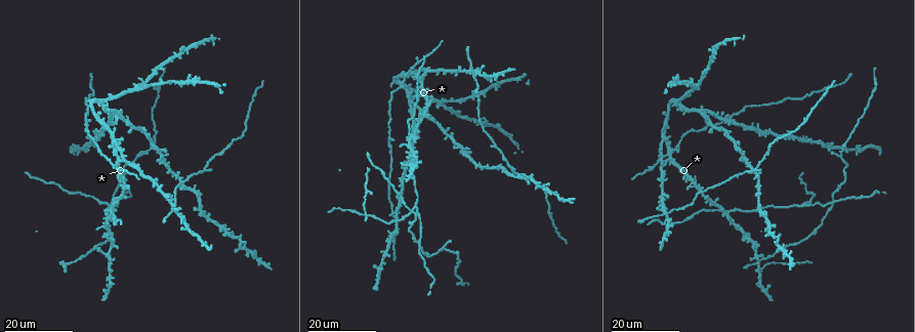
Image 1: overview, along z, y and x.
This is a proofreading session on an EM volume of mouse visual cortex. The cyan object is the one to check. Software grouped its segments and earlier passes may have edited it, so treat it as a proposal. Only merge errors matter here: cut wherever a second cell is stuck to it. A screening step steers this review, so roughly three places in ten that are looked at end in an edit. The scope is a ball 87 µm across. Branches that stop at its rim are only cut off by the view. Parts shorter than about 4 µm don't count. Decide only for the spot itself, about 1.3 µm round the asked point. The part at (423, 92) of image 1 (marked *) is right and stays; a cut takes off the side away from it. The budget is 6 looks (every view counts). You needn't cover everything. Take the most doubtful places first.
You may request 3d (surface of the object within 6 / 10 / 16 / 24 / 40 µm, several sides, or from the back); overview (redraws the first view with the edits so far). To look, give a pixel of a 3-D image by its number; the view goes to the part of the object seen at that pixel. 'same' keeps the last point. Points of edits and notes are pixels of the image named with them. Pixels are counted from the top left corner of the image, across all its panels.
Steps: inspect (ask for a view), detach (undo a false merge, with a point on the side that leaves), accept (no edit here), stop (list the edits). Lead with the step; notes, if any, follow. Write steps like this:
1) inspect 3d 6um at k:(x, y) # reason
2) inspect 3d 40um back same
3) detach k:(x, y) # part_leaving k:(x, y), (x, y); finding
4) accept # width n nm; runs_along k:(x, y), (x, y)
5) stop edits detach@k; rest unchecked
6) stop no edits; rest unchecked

inspect 3d 24um at 1:(832, 204)

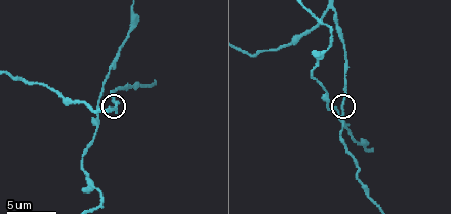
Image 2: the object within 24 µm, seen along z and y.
inspect 3d 10um at 2:(341, 108) # closer look

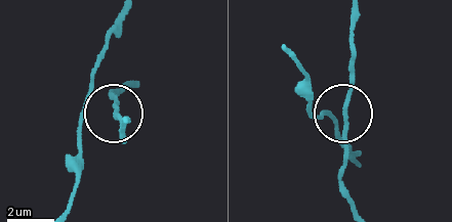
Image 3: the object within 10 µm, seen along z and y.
accept # arms 3; one cell here

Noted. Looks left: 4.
inspect 3d 24um at 1:(472, 74)

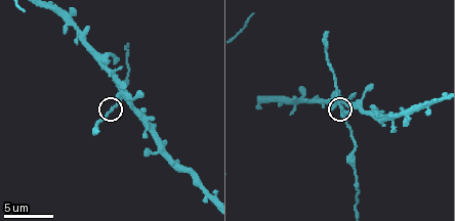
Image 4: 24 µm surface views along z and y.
inspect 3d 10um at 4:(343, 117)

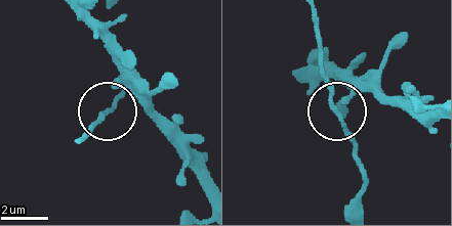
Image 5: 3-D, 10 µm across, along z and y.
accept # side_arm 11 um; all the same cell

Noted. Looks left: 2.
stop no edits; rest unchecked

